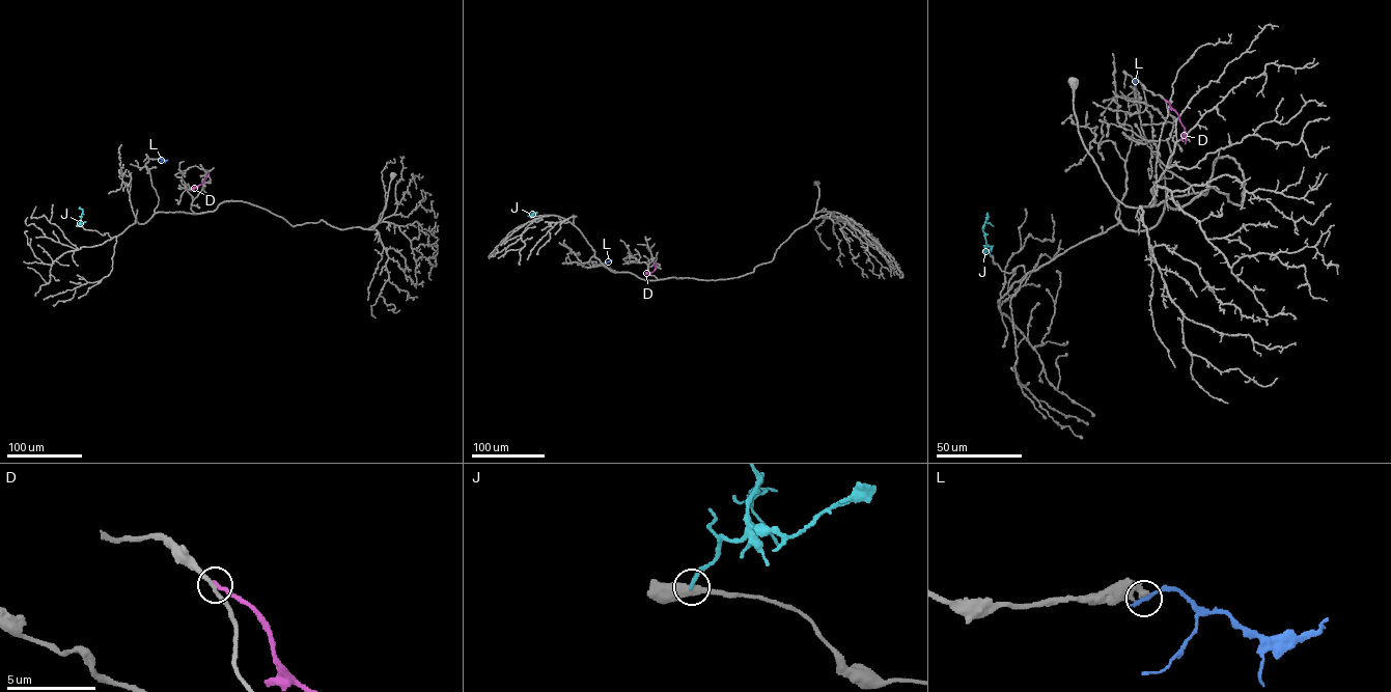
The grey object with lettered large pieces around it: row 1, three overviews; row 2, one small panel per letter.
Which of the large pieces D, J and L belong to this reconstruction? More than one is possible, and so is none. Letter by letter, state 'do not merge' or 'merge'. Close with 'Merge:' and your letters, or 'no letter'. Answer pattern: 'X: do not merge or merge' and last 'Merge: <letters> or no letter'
D: do not merge
J: do not merge
L: do not merge
Merge: no letter

